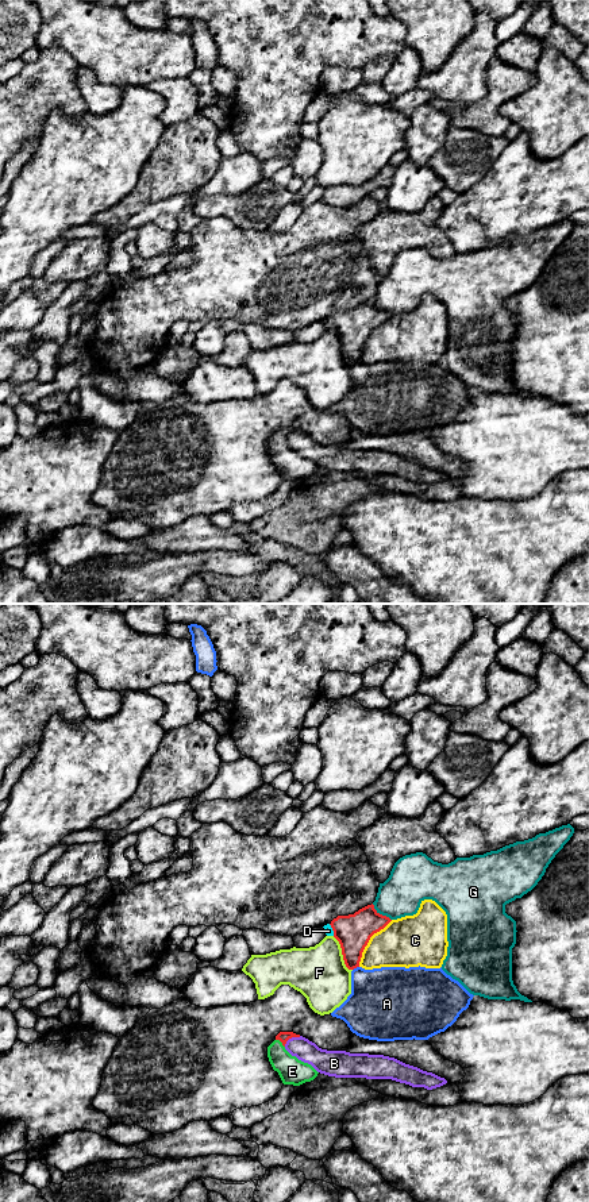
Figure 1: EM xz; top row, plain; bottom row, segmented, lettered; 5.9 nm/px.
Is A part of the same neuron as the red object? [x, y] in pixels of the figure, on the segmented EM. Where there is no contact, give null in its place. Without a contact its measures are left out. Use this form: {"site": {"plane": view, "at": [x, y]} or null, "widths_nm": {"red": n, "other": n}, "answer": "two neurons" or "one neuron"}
{"site": {"plane": "xz", "at": [355, 967]}, "widths_nm": {"red": 200, "other": 380}, "answer": "two neurons"}

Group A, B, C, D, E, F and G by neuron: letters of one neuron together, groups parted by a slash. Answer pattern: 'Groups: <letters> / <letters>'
Groups: A / B / C / D E / F / G

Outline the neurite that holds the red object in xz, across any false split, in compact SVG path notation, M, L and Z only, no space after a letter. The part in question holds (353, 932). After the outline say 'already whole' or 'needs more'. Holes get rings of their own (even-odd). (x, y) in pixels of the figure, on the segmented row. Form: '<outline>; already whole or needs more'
M372 904L354 914L338 916L323 928L327 936L334 936L339 941L346 967L354 970L359 967L362 952L370 937L390 921L389 917L380 914Z; needs more

